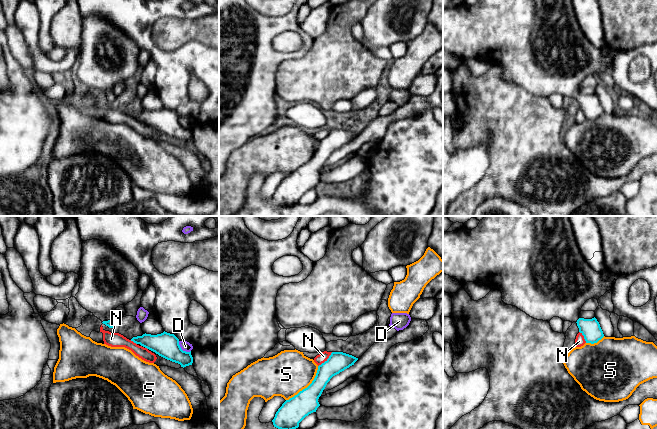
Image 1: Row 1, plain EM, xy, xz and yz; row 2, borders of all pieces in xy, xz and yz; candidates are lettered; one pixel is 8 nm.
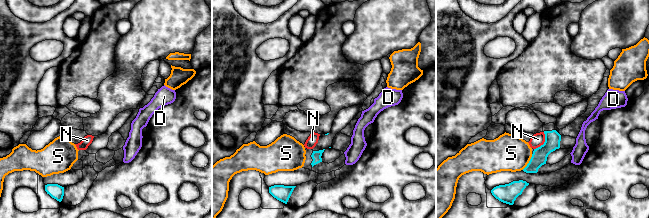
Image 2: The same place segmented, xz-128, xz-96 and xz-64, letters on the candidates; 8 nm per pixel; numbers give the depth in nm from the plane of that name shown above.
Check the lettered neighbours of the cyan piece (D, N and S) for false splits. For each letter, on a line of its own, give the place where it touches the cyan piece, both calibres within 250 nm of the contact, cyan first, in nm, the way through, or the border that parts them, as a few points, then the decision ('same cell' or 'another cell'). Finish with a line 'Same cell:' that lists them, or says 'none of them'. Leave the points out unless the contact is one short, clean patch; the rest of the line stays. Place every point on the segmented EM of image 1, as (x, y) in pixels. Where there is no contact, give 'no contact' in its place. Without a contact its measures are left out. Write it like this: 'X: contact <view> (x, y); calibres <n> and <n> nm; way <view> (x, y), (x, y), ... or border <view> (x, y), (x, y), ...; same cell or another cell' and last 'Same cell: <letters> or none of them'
D: contact xy (181, 349); calibres 200 and 80 nm; border xy (178, 341), (183, 350), (190, 351); another cell
N: contact xz (325, 361); calibres 160 and 80 nm; another cell
S: contact xz (307, 387); calibres 200 and 360 nm; another cell
Same cell: none of them

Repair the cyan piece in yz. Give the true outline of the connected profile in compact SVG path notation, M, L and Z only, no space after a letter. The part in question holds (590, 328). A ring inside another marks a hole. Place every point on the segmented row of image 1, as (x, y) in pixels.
M485 216L480 220L478 226L472 230L462 227L452 232L443 232L443 273L459 281L461 284L467 282L483 283L488 285L491 289L499 290L502 293L502 301L505 304L517 307L534 319L549 322L553 317L559 317L563 321L576 322L579 332L584 336L586 343L591 344L601 340L604 334L595 317L592 319L579 317L581 308L587 300L591 298L598 300L607 291L611 290L616 280L620 277L620 275L606 268L601 272L596 272L589 266L577 247L569 216Z

